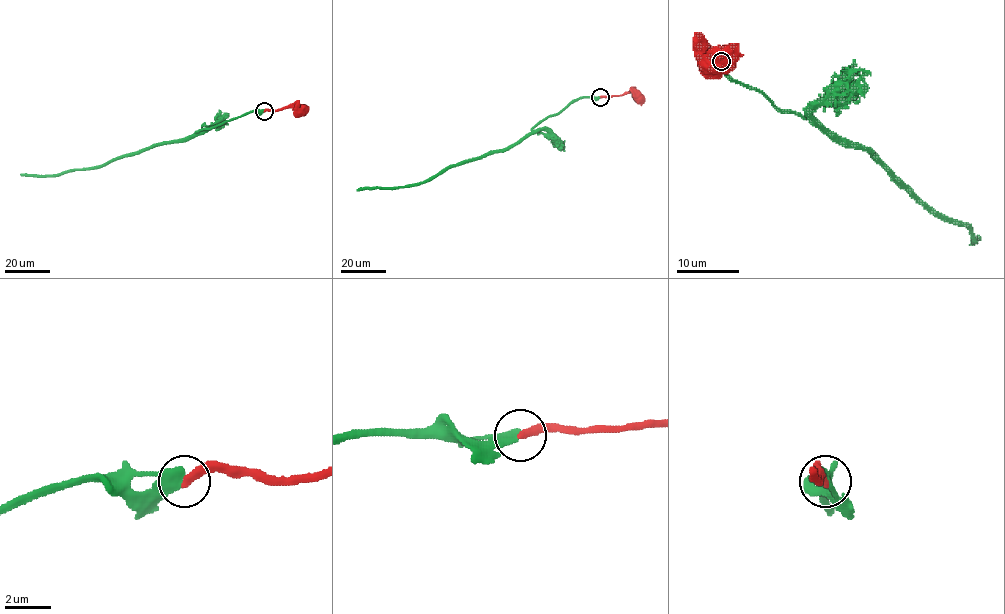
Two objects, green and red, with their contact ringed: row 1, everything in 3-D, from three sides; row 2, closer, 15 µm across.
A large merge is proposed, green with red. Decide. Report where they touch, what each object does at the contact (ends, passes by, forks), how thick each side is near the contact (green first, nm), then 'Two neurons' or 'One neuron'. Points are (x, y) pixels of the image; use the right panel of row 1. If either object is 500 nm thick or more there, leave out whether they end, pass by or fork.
Place: (721, 61). At the ring green passes by. At the ring red ends. Thickness 300 nm (green) against 340 nm. Two neurons

